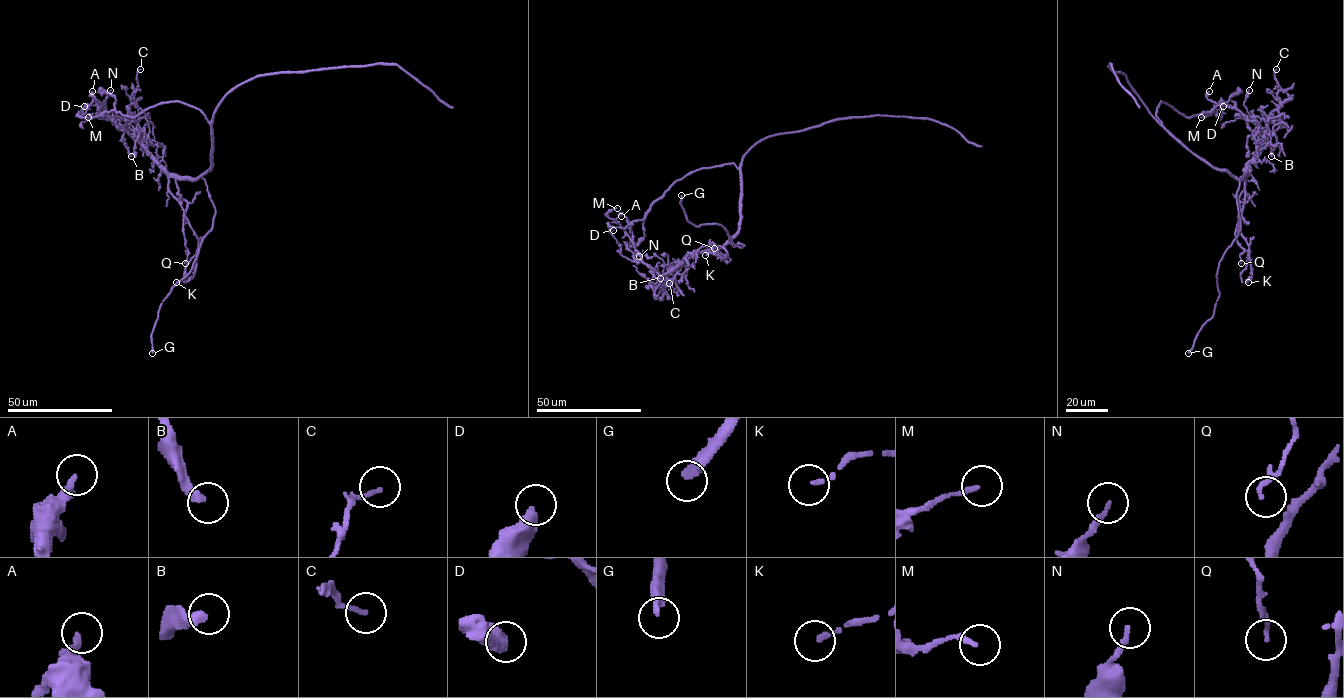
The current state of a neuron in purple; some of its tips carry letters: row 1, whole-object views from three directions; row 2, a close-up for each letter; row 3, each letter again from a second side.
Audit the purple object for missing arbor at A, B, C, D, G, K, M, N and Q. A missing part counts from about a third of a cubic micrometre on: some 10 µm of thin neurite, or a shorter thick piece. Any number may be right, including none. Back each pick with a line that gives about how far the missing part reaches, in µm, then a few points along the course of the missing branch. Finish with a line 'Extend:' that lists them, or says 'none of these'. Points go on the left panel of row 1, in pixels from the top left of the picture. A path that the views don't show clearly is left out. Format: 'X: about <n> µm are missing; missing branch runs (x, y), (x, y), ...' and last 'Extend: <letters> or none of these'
G: about 10 µm are missing
Extend: G

